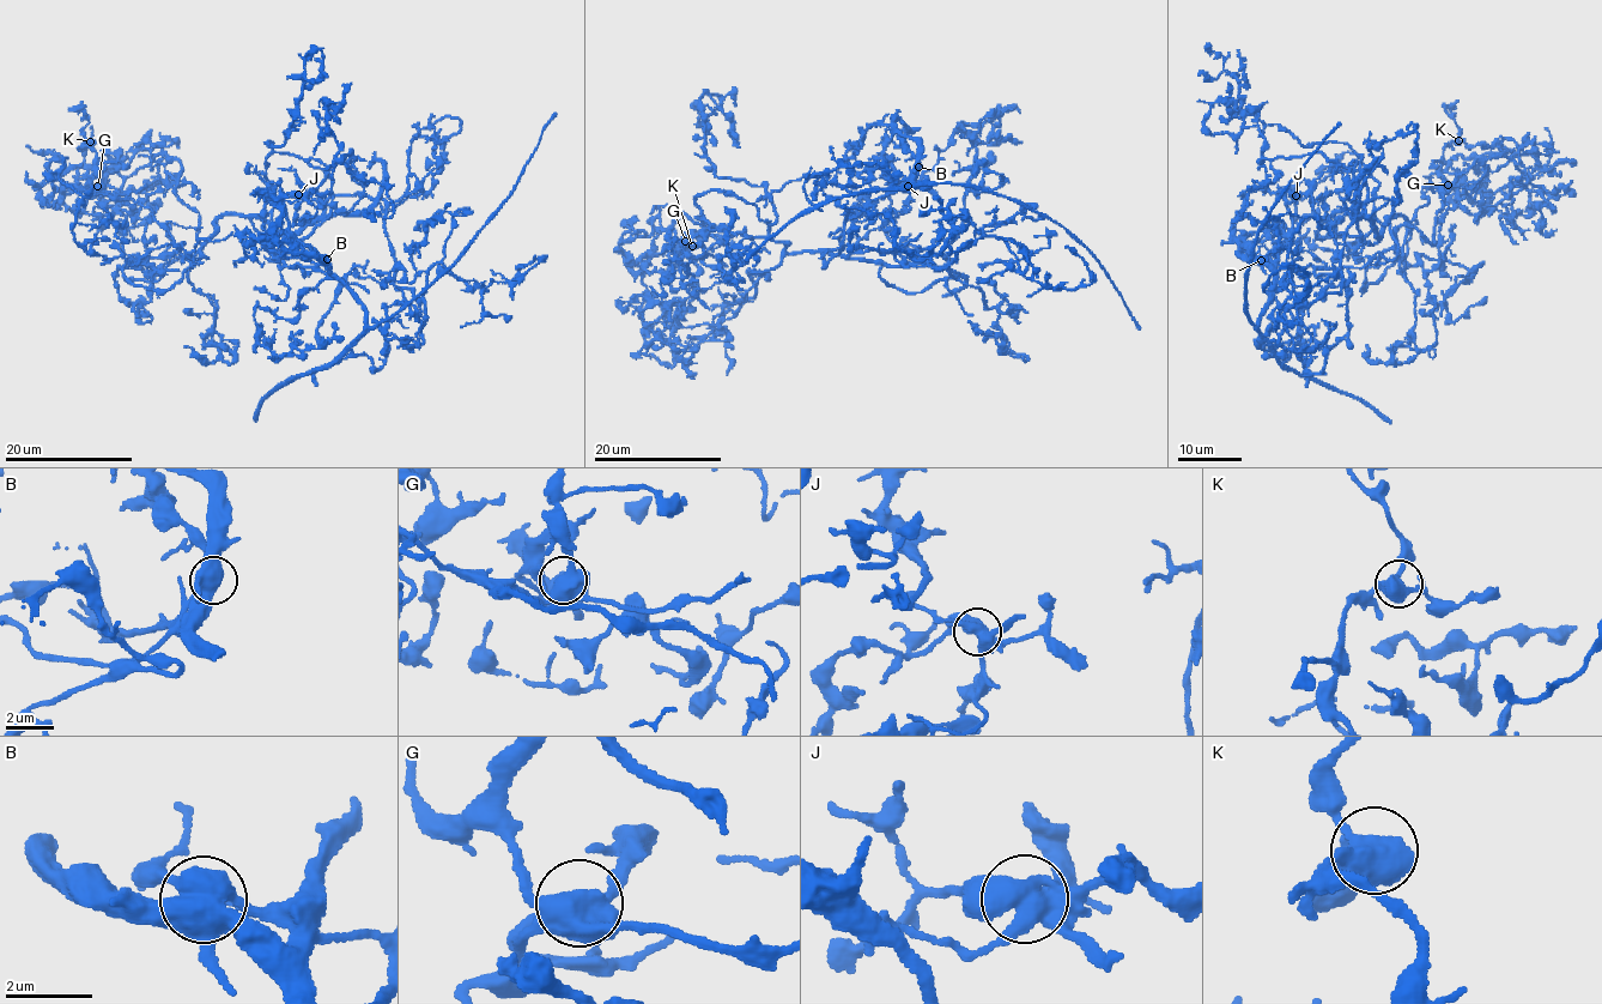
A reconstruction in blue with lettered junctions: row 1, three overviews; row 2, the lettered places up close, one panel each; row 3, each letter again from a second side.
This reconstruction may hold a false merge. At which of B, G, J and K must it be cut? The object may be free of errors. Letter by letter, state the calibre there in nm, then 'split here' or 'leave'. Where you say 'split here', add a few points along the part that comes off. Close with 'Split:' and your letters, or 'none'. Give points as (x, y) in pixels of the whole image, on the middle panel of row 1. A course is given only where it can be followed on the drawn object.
B: calibre 600 nm; split here; course (918, 167), (914, 180), (916, 187), (964, 183), (1019, 200), (1069, 231), (1099, 262), (1140, 330)
G: calibre 480 nm; leave
J: calibre 550 nm; leave
K: calibre 480 nm; leave
Split: B

